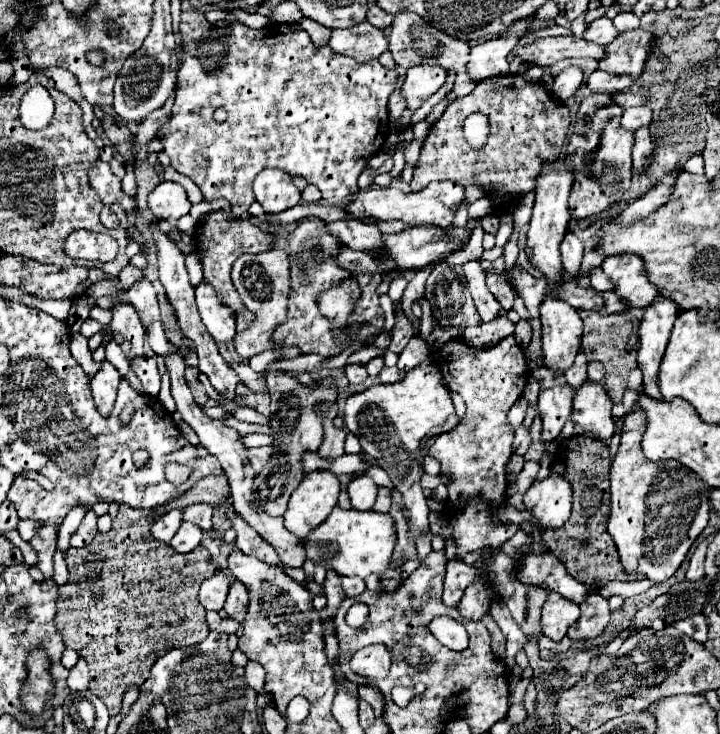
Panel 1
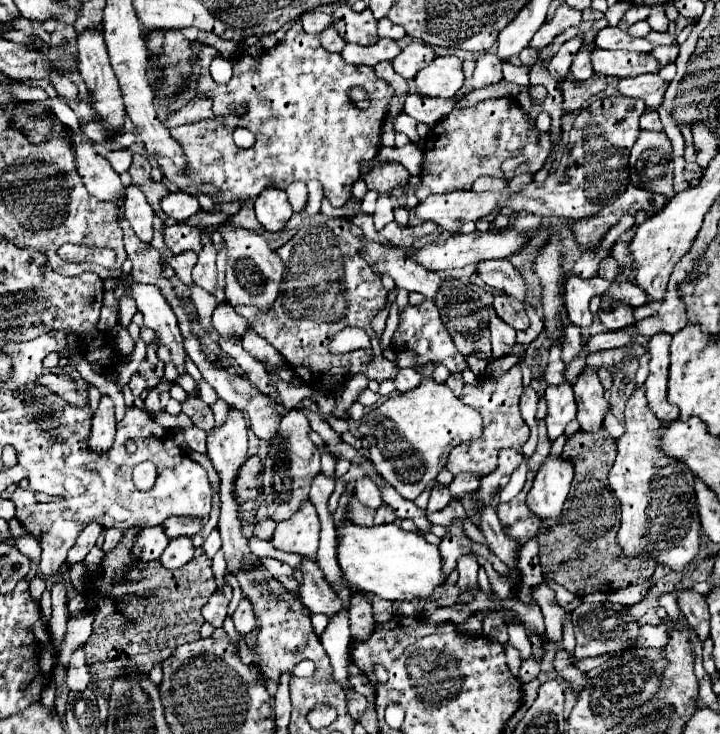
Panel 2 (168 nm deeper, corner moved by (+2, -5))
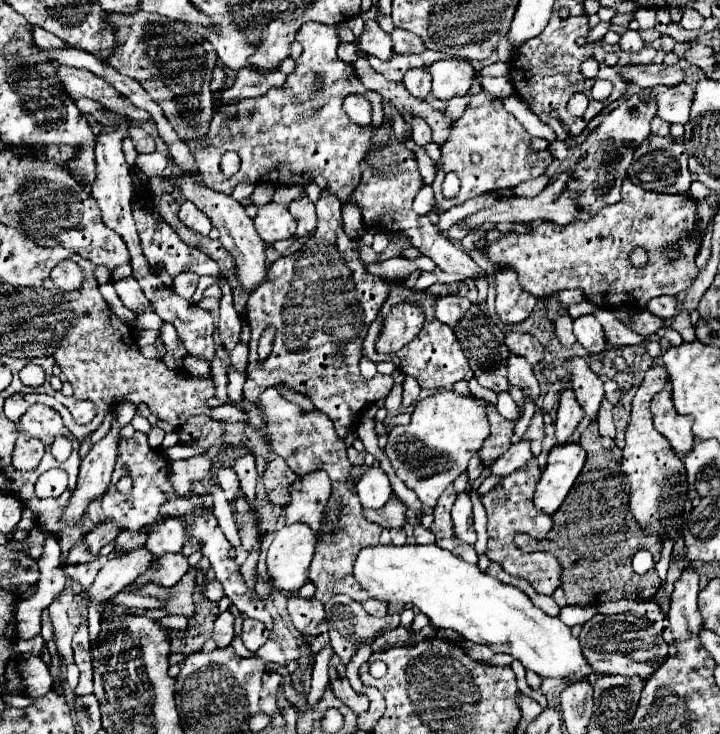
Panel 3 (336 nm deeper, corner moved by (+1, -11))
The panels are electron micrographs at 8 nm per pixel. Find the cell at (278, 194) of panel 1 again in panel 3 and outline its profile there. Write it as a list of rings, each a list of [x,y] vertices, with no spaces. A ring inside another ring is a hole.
[[[274,201],[258,209],[258,215],[254,217],[254,225],[258,235],[270,245],[274,241],[288,239],[296,233],[296,219],[290,215],[288,207]]]

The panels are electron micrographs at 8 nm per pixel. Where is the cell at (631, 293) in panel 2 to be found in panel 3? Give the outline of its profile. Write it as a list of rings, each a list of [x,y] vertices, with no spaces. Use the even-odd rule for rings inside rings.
[[[660,295],[660,297],[654,297],[646,303],[646,311],[654,313],[656,317],[662,317],[662,319],[670,319],[676,315],[676,299],[674,297],[666,297],[666,295]]]

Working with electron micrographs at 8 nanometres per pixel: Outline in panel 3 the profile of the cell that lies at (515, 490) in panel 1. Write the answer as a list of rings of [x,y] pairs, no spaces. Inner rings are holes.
[[[528,461],[518,471],[506,475],[496,489],[492,489],[490,493],[486,493],[482,497],[482,503],[484,503],[486,513],[488,513],[488,535],[490,535],[486,557],[490,561],[500,563],[506,573],[516,575],[520,579],[526,579],[538,593],[552,595],[556,591],[556,587],[560,585],[558,561],[552,555],[522,553],[514,545],[514,535],[516,533],[526,533],[526,535],[530,535],[534,539],[542,539],[542,537],[546,537],[546,533],[552,527],[552,517],[550,515],[542,515],[540,511],[534,511],[534,505],[532,505],[532,495],[536,491],[538,479],[540,479],[538,463],[536,461]]]

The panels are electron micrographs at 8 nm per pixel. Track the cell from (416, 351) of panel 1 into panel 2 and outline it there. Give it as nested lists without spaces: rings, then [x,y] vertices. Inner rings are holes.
[[[317,215],[297,229],[293,239],[277,249],[285,265],[281,289],[273,309],[261,311],[249,307],[235,307],[243,315],[251,329],[255,329],[295,371],[295,375],[321,393],[335,393],[343,379],[357,373],[365,373],[367,379],[383,381],[393,379],[399,369],[379,353],[347,353],[331,355],[327,351],[329,339],[343,331],[347,325],[361,327],[371,337],[371,349],[379,347],[379,337],[371,329],[371,319],[385,307],[387,289],[379,283],[379,275],[373,273],[373,267],[365,263],[359,255],[363,245],[363,231],[345,217],[325,217]]]

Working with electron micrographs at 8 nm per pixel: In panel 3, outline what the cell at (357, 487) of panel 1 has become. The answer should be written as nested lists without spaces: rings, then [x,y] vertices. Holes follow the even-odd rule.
[[[368,467],[362,473],[360,481],[356,483],[356,489],[358,489],[358,497],[360,497],[362,507],[368,507],[368,509],[384,507],[392,495],[388,475],[380,467]]]

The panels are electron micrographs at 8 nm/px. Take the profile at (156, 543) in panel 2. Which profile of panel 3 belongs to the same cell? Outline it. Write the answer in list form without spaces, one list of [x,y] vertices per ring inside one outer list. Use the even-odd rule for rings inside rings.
[[[138,547],[120,557],[114,557],[104,563],[98,571],[94,583],[86,589],[92,603],[108,601],[114,593],[126,589],[138,575],[148,571],[154,563],[154,555],[146,551],[146,547]]]

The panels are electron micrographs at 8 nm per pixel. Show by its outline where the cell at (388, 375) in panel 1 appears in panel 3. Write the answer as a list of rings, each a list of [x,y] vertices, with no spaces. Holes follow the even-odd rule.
[[[406,377],[404,379],[404,399],[402,399],[402,405],[408,407],[408,405],[416,403],[418,397],[420,397],[420,391],[422,391],[422,387],[418,385],[418,381],[414,377]]]

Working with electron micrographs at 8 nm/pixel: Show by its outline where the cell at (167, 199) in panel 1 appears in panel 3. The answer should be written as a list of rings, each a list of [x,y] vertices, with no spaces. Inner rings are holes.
[[[184,201],[182,207],[180,207],[180,211],[178,211],[178,217],[180,217],[180,221],[186,227],[190,227],[190,229],[202,233],[202,235],[208,235],[210,233],[210,227],[212,227],[210,225],[210,219],[194,203]]]

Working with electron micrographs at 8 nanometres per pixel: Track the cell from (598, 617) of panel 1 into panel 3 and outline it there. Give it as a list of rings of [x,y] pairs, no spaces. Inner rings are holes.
[[[622,613],[614,615],[614,621],[610,617],[604,617],[600,621],[592,619],[584,623],[584,629],[580,633],[580,645],[582,653],[588,659],[588,665],[594,667],[596,673],[600,675],[640,675],[648,677],[652,675],[660,665],[662,659],[668,655],[668,643],[658,635],[656,627],[634,613]]]

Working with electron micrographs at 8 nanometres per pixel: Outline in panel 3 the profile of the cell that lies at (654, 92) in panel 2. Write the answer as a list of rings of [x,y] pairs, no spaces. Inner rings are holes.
[[[678,83],[674,87],[658,85],[650,89],[656,105],[658,105],[658,117],[668,123],[680,123],[684,125],[688,121],[690,105],[694,99],[694,91],[686,83]]]

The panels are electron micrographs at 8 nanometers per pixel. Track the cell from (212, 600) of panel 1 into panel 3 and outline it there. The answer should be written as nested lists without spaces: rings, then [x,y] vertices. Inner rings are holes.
[[[226,609],[222,611],[216,621],[214,621],[214,631],[212,631],[212,639],[216,641],[218,647],[226,647],[230,645],[230,641],[234,639],[234,615]]]

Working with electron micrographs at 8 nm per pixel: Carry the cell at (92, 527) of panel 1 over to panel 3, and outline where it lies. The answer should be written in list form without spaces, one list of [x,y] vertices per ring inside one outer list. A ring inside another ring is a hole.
[[[106,523],[102,527],[96,527],[94,531],[90,531],[90,535],[86,535],[88,551],[96,555],[104,545],[112,543],[118,533],[120,533],[120,527],[118,525],[112,525],[112,523]]]

